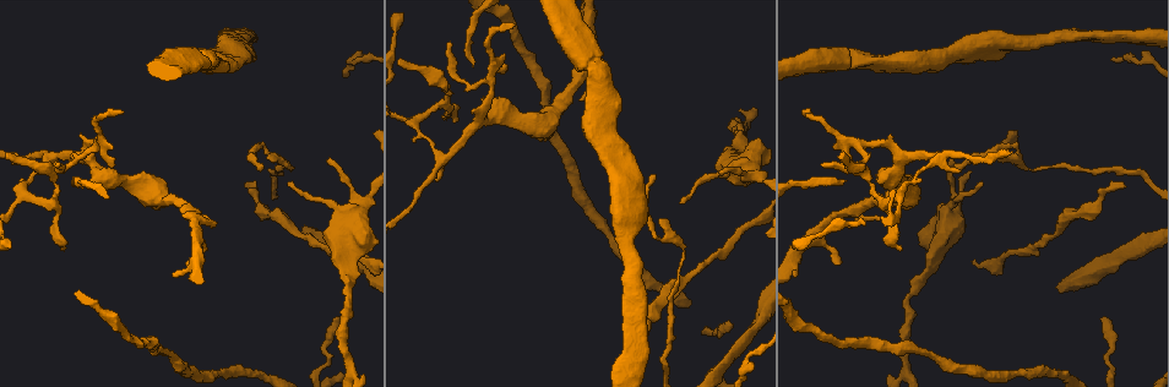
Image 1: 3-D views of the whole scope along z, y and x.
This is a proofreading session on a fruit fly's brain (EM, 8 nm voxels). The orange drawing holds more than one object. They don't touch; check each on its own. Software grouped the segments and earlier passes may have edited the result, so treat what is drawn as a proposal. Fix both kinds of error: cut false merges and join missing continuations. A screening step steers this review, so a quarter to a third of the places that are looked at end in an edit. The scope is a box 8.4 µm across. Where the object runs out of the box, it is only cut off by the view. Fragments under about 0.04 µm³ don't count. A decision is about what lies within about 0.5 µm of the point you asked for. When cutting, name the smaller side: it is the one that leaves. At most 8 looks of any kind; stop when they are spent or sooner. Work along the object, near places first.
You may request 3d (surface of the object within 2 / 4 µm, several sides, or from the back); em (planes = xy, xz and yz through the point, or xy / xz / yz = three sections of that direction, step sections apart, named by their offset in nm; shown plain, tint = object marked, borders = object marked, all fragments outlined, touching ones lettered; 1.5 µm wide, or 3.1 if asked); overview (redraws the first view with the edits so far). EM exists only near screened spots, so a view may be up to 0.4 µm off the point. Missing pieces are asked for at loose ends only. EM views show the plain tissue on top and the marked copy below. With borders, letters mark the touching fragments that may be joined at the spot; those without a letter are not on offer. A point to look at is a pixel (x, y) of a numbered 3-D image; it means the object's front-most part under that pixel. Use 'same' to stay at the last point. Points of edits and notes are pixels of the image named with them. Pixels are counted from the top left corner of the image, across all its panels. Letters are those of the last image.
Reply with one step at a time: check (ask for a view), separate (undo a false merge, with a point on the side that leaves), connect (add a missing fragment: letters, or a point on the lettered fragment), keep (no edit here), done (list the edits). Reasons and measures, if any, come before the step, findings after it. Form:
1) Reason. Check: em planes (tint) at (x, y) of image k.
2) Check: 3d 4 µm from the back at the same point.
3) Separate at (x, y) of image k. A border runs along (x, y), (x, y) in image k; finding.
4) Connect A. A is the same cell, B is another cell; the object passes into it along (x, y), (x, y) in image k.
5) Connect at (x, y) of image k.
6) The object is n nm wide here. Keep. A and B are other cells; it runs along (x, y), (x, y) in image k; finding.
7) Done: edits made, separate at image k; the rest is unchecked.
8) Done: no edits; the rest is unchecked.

Tapers out. Check: 3d 4 µm at (453, 122) of image 1.

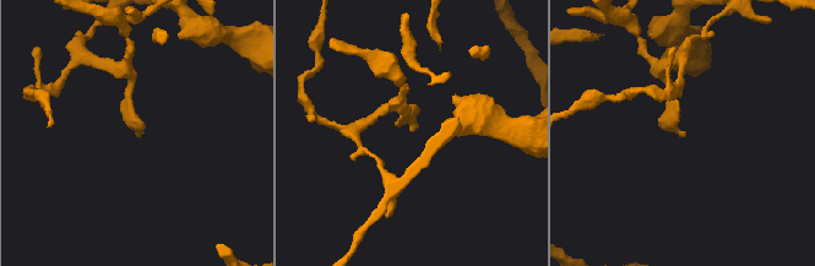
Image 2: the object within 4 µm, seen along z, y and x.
Check: em yz step 4 (borders) at (682, 134) of image 2.

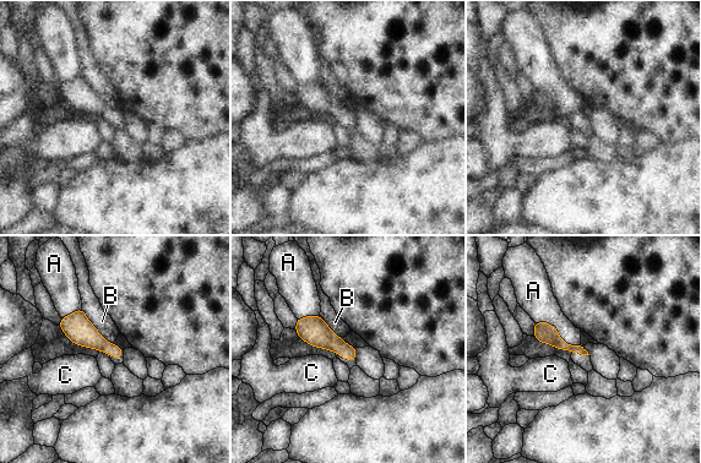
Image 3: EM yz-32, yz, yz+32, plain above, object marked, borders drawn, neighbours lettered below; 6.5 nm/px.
Keep. A, B and C are other cells; a border runs along (534, 321), (580, 343) in image 3; no lettered fragment goes on from it.

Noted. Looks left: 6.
Thin end. Check: 3d 4 µm at (246, 184) of image 1.

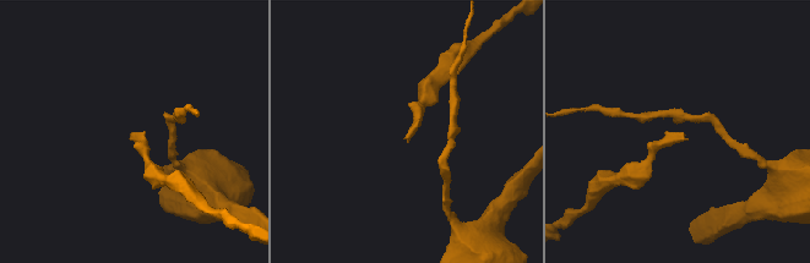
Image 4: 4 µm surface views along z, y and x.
Shape alone is not enough. Check: em xy step 8 (borders) at (407, 135) of image 4.

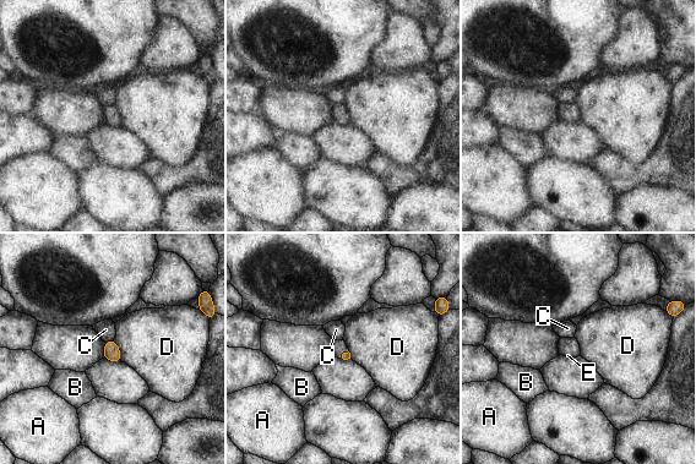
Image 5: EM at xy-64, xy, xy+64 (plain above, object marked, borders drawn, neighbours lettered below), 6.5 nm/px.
Check: em planes (borders) at the same point.

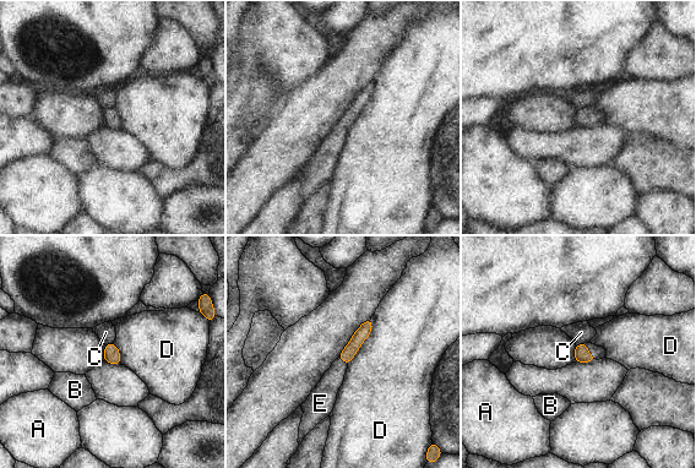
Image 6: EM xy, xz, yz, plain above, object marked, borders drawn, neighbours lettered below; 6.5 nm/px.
Connect E. E is the same cell, A, B, C and D are other cells; the object passes into it along (581, 352), (587, 352), (598, 352) in image 6; the neuron continues.

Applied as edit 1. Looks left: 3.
Branch stops here. Check: em yz step 4 (borders) at (289, 184) of image 1.

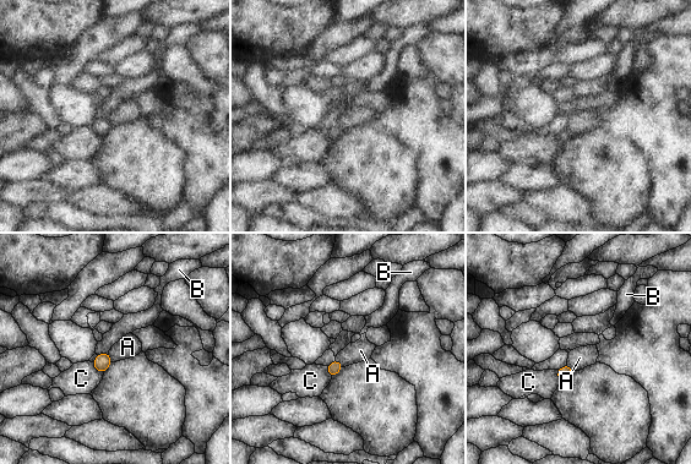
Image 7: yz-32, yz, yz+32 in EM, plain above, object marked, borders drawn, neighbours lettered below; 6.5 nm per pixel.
Cut it another way. Check: em planes (borders) at the same point.

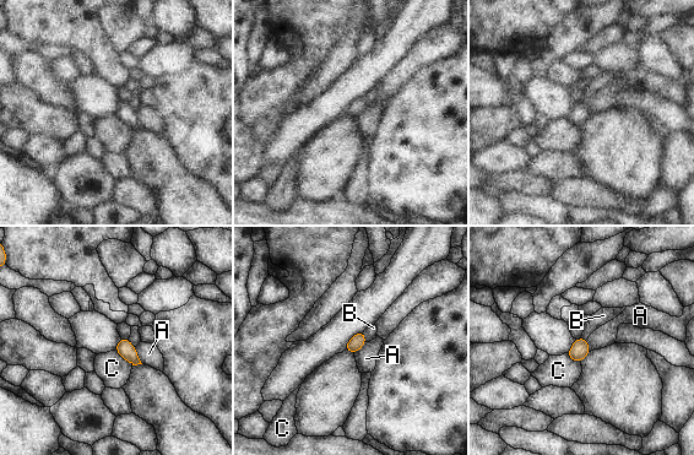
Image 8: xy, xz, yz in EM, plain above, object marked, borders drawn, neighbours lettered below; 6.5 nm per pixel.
Keep. A, B and C are other cells; a border runs along (114, 350), (133, 364) in image 8; none of them fits.

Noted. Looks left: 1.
Done: edits made, connect at image 6; the rest is unchecked.

